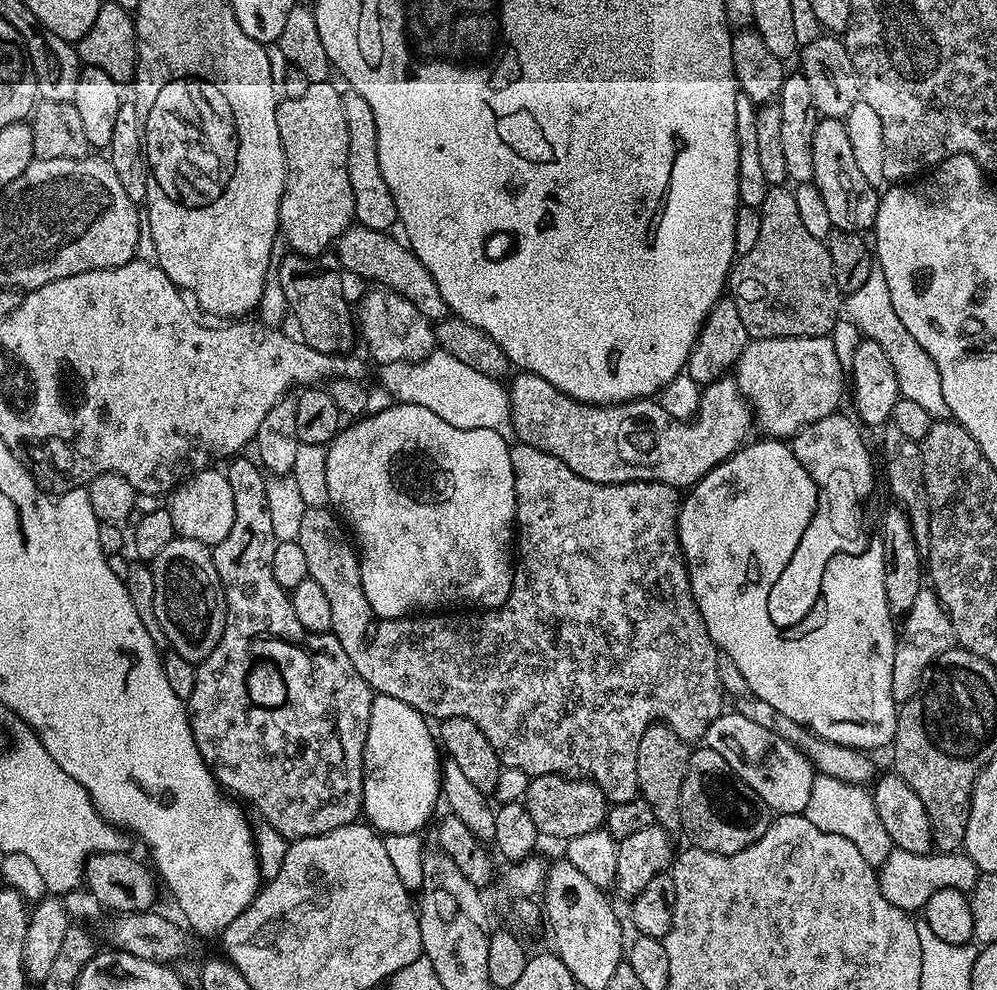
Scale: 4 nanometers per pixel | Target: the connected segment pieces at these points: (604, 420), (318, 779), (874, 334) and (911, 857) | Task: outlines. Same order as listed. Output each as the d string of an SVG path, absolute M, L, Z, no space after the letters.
M523 370L515 374L516 377L511 377L512 384L507 385L508 410L512 414L515 439L546 454L554 454L554 458L558 458L558 462L566 462L574 474L595 484L633 484L635 480L657 480L677 490L691 489L714 466L718 466L727 456L733 456L737 448L749 439L748 431L754 428L752 408L731 375L703 385L700 405L691 420L675 420L652 398L629 400L626 404L583 404L562 394L562 390L546 382L546 378L538 378L538 374Z
M244 458L233 459L229 463L233 464L226 468L228 481L234 490L234 526L230 526L230 534L226 534L226 538L222 538L222 542L218 542L212 548L214 566L218 570L218 578L224 589L224 605L228 607L228 615L225 618L224 633L217 648L209 657L196 665L194 694L190 694L190 698L186 701L186 707L196 745L202 758L212 769L216 783L220 785L221 789L231 793L233 797L239 798L241 801L249 800L264 815L262 816L263 823L273 827L278 834L284 836L286 841L291 842L307 836L326 834L330 830L338 830L338 826L353 823L361 815L364 802L364 747L366 746L366 734L368 733L374 693L362 678L362 674L358 674L358 670L354 670L354 662L350 662L346 650L342 650L342 642L338 642L338 638L333 636L331 632L307 632L302 626L302 622L298 622L298 618L294 614L291 595L285 588L278 586L278 582L274 582L272 563L278 541L270 518L270 508L267 505L269 481L266 479L261 465L255 459L252 459L253 461L240 459Z
M879 270L873 271L868 279L868 288L871 290L847 293L847 319L857 325L861 337L878 342L878 346L886 350L886 358L890 358L890 366L894 366L898 390L903 399L924 407L933 421L949 419L950 406L946 406L946 397L942 395L942 377L938 375L938 366L934 366L934 358L930 358L930 354L926 354L926 350L914 340L914 334L902 326L898 314L894 314L894 306L890 302L890 286L886 286L886 278Z
M893 849L877 871L879 888L886 900L909 914L915 913L914 910L923 909L924 904L938 889L950 888L958 889L962 893L970 892L979 875L978 867L964 852L936 852L924 856L900 849Z

